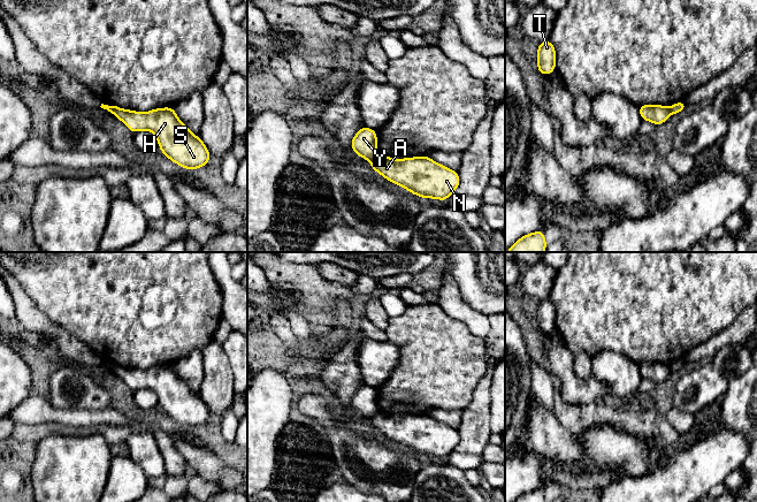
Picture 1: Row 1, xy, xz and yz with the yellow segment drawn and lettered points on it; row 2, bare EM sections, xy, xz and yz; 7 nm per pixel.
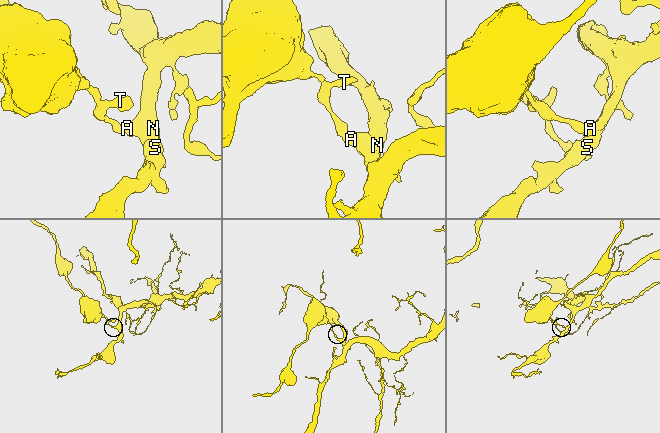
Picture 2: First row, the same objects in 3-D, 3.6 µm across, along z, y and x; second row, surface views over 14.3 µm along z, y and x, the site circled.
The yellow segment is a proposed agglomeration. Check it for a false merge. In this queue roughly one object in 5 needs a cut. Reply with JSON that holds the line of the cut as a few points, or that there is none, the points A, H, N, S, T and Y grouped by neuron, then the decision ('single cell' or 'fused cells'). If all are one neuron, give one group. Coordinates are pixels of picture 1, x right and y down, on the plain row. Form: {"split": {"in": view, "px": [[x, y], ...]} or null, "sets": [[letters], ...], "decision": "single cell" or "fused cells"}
{"split": {"in": "xz", "px": [[377, 411], [369, 418]]}, "sets": [["A", "H", "N", "S"], ["T", "Y"]], "decision": "fused cells"}

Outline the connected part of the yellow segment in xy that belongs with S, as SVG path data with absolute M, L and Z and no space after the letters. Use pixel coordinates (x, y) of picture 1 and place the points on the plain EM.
M109 364L112 372L120 376L133 391L144 387L156 394L159 406L173 420L185 427L204 425L211 418L202 398L176 374L174 365L152 367L146 371Z

